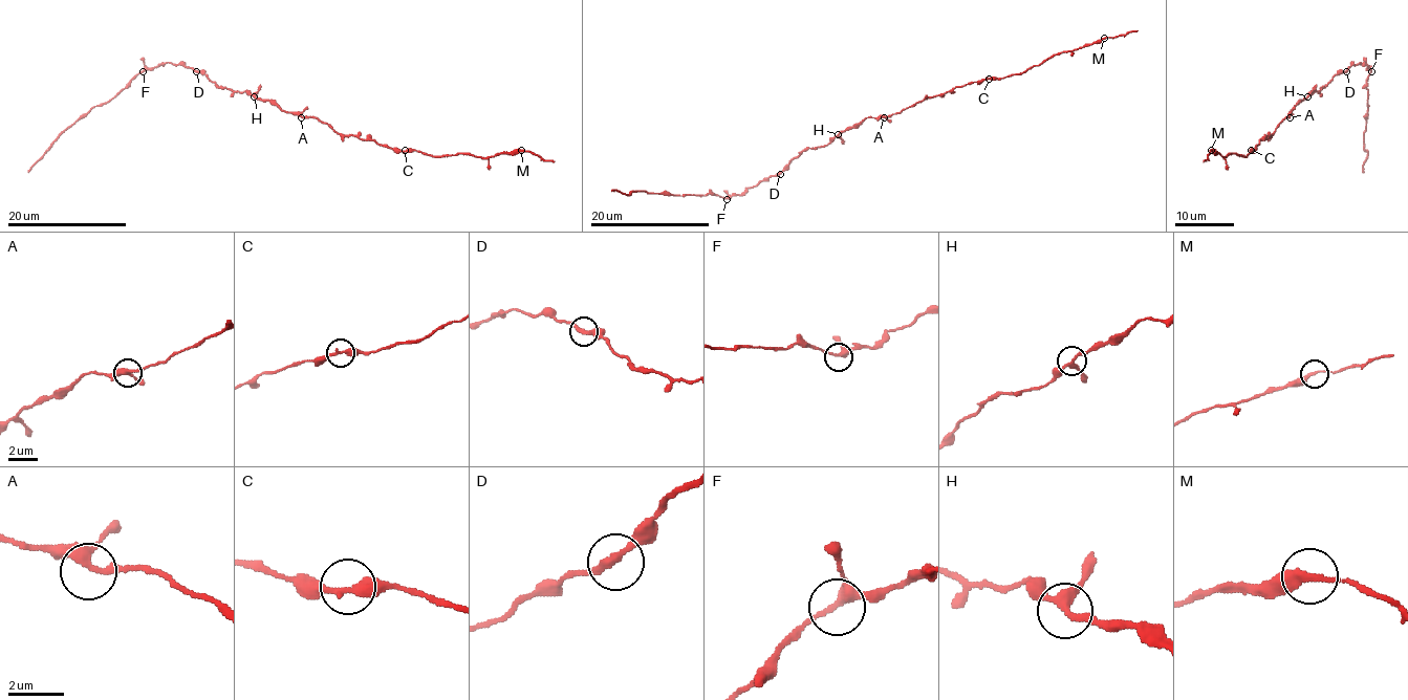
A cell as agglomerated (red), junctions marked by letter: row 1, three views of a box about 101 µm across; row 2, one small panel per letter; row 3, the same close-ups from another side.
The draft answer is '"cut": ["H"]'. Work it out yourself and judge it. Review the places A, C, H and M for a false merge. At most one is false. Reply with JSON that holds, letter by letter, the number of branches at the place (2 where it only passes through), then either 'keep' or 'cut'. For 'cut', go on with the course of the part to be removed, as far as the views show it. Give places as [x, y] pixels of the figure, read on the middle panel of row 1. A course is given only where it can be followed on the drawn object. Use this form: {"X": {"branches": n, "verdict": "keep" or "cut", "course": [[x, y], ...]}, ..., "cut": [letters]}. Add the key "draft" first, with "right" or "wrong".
{"draft": "right", "A": {"branches": 3, "verdict": "keep"}, "C": {"branches": 2, "verdict": "keep"}, "H": {"branches": 3, "verdict": "cut", "course": [[838, 135], [826, 146], [804, 150], [780, 172], [740, 194], [677, 196], [612, 192]]}, "M": {"branches": 2, "verdict": "keep"}, "cut": ["H"]}

